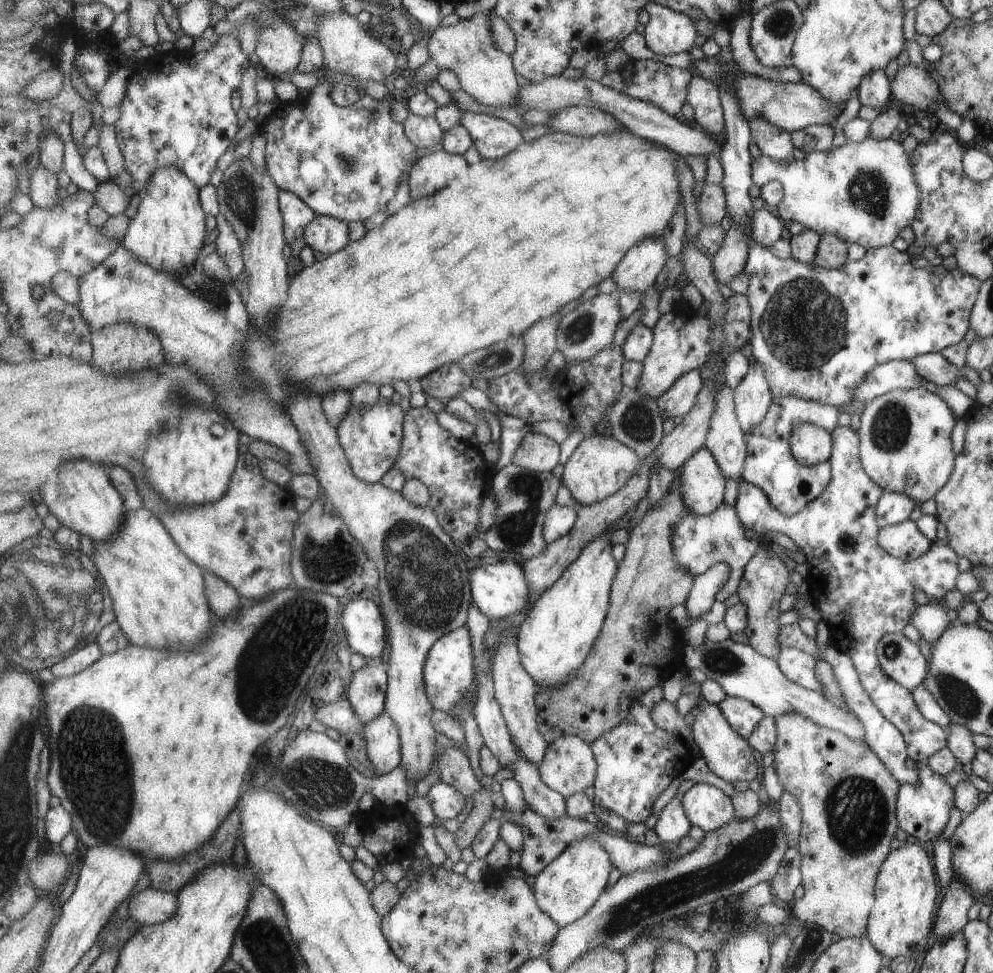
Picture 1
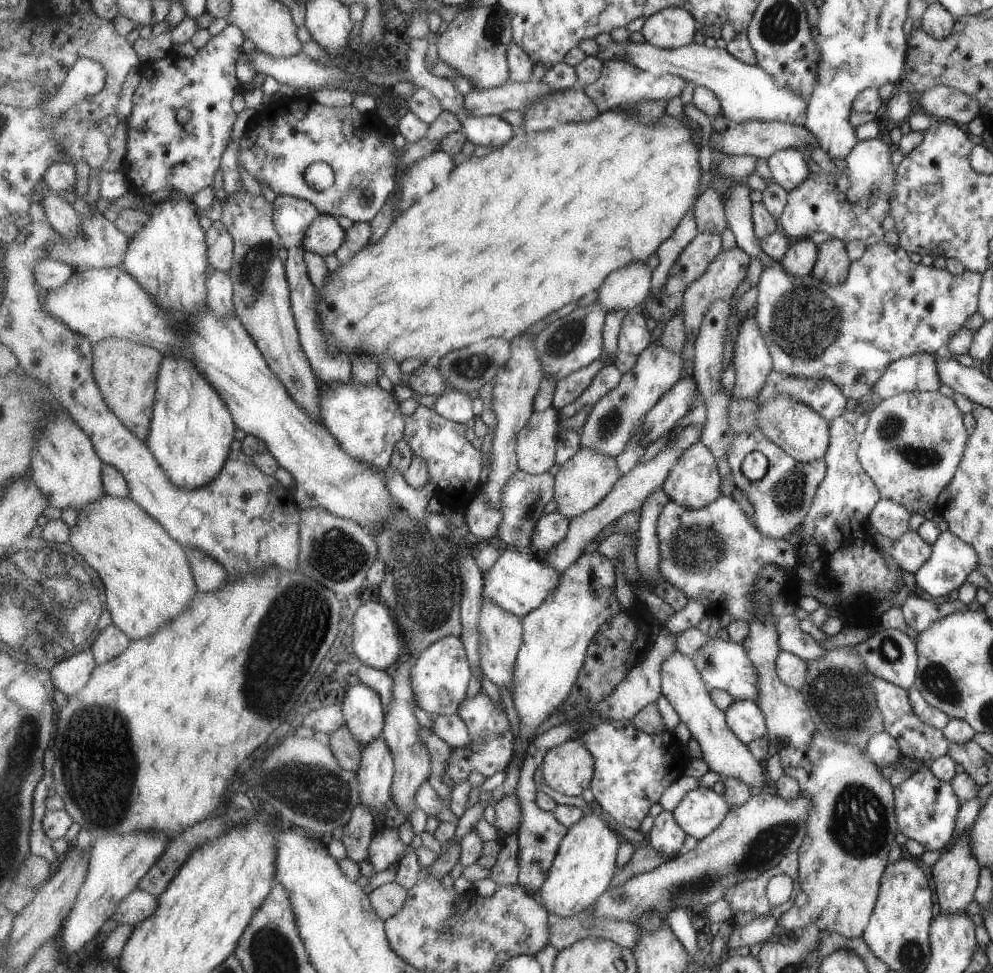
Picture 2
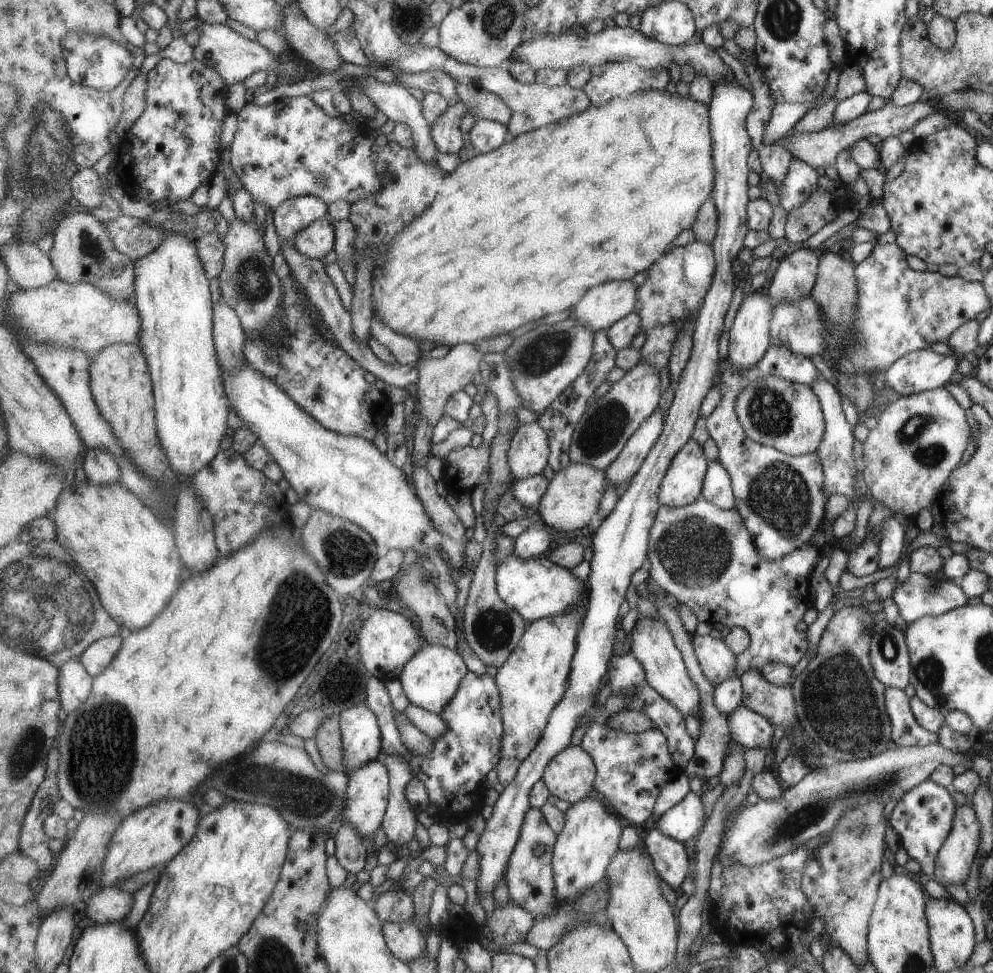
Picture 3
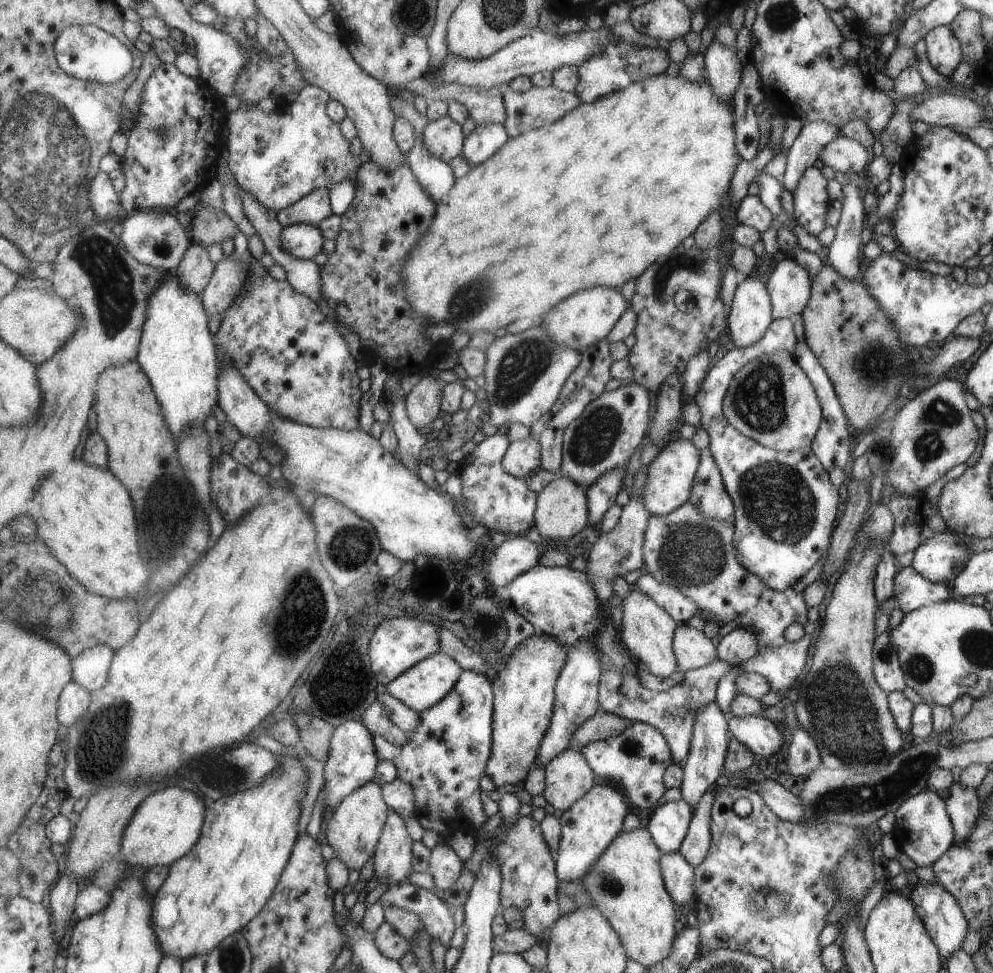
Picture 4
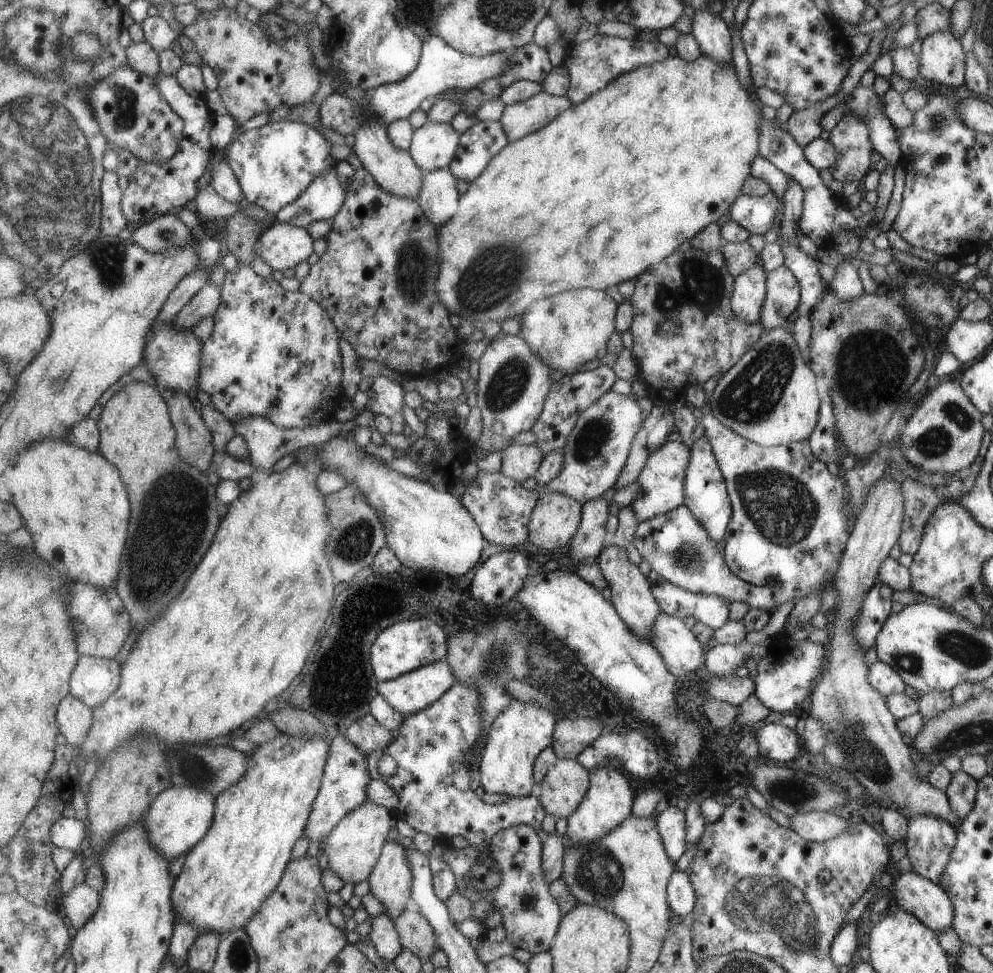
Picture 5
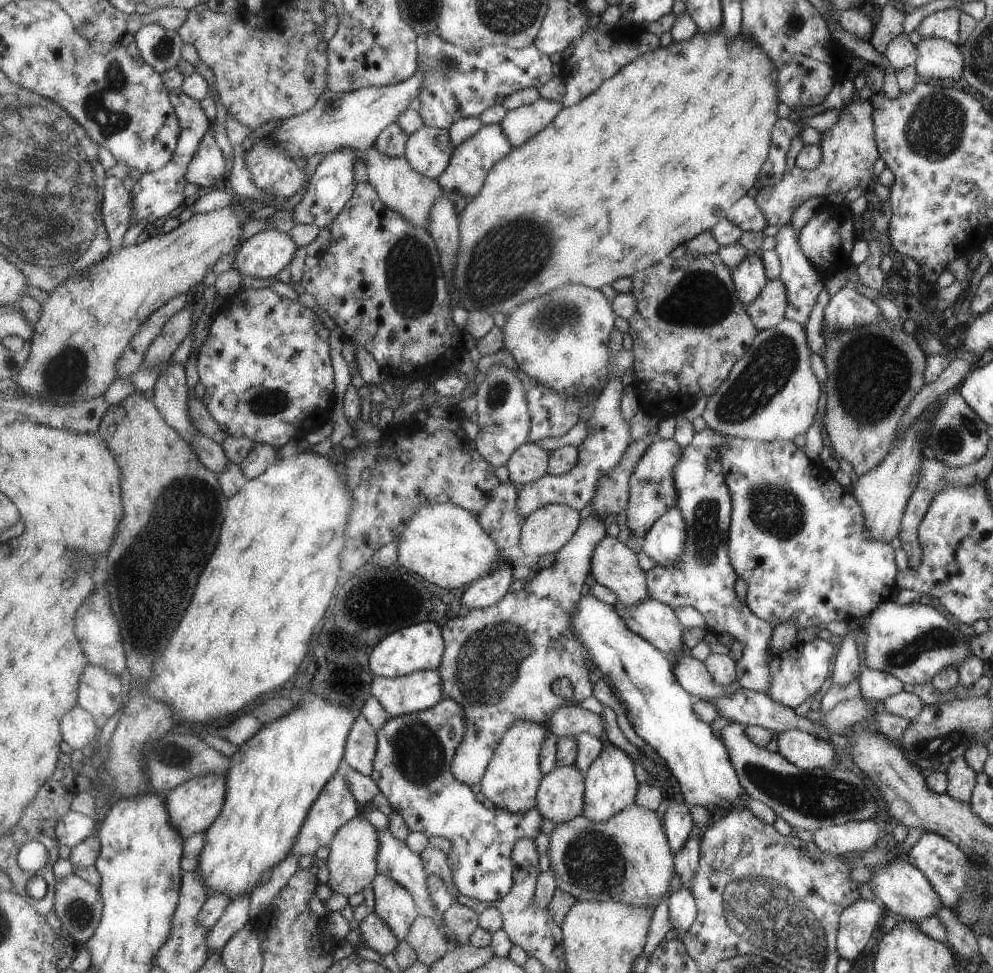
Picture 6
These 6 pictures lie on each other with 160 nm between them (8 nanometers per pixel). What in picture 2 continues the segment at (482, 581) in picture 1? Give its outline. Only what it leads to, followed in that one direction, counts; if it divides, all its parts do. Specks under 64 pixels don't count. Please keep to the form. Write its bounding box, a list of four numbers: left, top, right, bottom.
[484,549,562,617]

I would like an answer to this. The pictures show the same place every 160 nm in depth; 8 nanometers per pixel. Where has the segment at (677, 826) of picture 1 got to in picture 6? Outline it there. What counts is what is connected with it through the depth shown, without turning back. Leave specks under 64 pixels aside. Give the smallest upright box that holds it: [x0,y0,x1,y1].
[669,886,698,935]

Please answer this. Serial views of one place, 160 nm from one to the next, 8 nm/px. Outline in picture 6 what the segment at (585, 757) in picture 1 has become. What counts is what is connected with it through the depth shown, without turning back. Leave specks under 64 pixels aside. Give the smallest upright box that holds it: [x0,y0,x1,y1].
[538,766,586,823]

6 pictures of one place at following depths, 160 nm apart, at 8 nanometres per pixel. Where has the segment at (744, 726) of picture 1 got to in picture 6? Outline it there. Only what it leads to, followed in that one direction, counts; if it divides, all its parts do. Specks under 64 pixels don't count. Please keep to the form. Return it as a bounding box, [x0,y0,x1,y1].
[771,729,835,770]

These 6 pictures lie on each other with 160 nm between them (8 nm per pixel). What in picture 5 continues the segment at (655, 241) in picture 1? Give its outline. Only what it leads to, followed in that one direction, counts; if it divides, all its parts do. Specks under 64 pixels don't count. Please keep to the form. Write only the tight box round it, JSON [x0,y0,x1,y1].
[517,288,619,375]

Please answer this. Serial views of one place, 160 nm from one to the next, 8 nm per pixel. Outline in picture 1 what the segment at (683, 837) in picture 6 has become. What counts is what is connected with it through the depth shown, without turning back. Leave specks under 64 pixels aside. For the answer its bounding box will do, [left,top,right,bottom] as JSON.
[682,784,736,833]

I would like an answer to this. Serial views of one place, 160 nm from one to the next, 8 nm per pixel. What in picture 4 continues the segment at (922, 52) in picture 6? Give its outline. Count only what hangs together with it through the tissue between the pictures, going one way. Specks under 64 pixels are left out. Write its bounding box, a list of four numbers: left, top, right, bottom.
[923,25,962,79]

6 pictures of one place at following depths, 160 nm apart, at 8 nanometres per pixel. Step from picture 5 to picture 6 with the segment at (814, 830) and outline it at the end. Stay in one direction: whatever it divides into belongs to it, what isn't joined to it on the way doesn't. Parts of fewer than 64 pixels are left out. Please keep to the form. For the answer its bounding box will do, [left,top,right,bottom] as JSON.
[812,819,885,855]

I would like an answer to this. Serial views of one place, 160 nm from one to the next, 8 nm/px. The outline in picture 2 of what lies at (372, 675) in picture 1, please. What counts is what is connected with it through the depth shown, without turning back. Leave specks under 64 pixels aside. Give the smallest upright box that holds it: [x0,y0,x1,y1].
[342,682,386,748]

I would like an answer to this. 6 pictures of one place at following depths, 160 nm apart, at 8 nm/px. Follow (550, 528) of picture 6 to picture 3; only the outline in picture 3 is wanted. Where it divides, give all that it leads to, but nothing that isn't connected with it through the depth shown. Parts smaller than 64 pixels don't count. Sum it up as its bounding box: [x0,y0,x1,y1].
[539,463,606,532]

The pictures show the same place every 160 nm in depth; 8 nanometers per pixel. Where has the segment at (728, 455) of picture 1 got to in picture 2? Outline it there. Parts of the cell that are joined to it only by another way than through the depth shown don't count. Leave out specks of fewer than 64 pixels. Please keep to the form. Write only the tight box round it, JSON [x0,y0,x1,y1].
[693,299,733,460]

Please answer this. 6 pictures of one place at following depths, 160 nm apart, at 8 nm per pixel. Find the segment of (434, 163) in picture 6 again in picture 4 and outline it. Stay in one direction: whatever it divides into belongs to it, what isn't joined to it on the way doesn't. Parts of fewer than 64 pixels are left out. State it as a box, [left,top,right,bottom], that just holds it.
[424,115,466,163]

